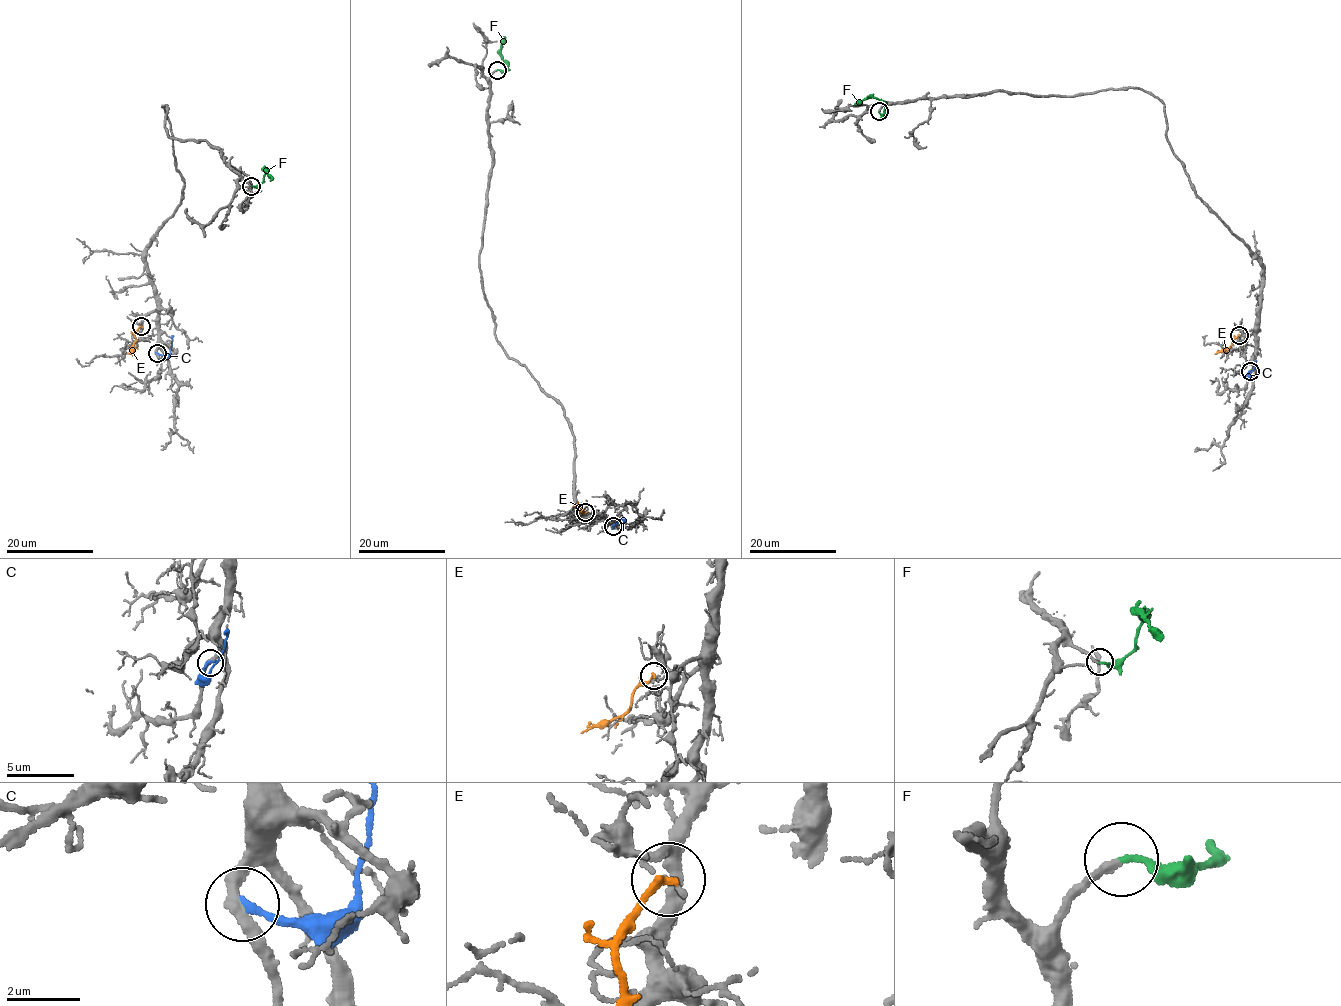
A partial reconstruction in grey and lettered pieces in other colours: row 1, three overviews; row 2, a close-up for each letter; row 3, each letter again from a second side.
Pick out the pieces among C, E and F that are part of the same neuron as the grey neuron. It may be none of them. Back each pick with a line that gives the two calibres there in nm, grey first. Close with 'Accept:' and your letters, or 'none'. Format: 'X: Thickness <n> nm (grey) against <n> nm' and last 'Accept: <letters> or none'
F: Thickness 200 nm (grey) against 170 nm
Accept: F

